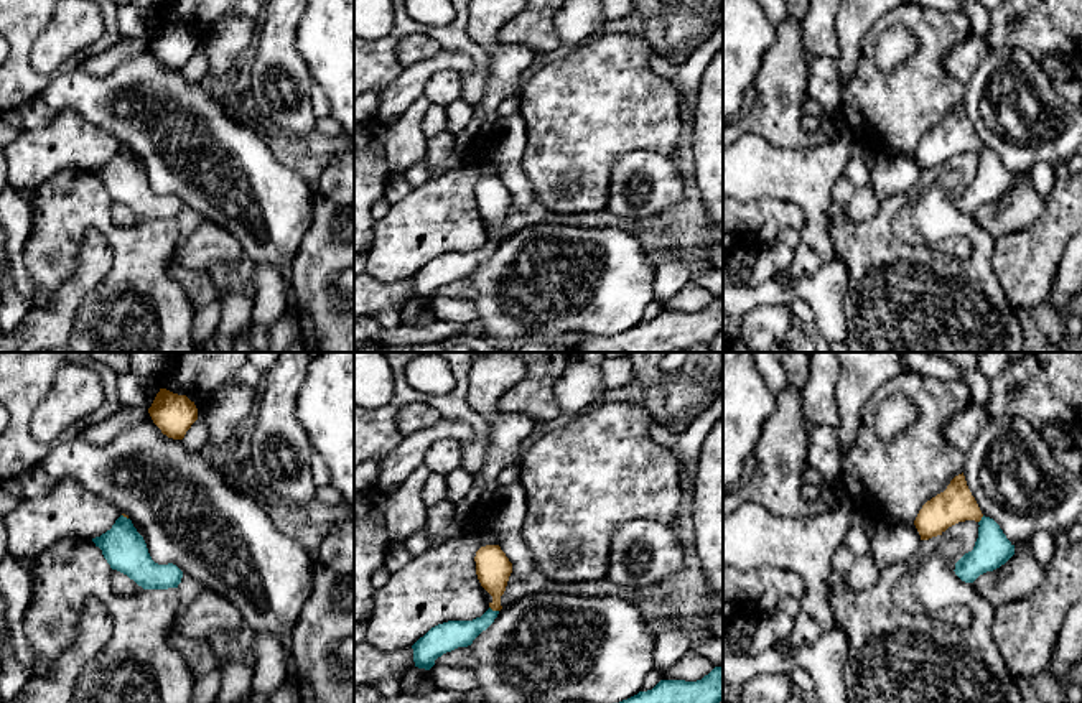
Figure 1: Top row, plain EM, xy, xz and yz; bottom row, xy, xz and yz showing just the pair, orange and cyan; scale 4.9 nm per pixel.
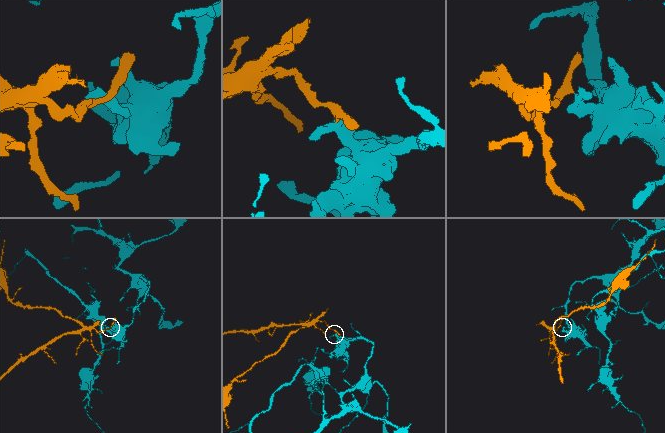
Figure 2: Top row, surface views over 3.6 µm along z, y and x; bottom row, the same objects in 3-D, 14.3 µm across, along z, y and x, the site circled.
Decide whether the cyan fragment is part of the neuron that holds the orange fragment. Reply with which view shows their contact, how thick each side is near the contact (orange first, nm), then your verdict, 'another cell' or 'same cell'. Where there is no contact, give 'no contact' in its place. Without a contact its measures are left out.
xz | 170/140 nm | another cell

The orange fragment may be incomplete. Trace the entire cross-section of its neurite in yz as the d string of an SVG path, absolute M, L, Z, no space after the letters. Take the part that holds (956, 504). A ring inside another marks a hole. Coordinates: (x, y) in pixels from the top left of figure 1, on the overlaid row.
M962 473L950 481L944 492L937 494L922 505L914 525L921 535L921 540L929 540L942 535L949 527L958 522L980 522L982 517L983 514Z

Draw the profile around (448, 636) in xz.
M489 608L473 621L448 621L431 627L412 645L415 667L430 670L443 654L471 645L494 622L497 614L499 611Z

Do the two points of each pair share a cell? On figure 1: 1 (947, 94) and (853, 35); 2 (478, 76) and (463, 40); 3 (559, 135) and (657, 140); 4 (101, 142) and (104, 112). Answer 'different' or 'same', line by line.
1: different
2: same
3: same
4: different

